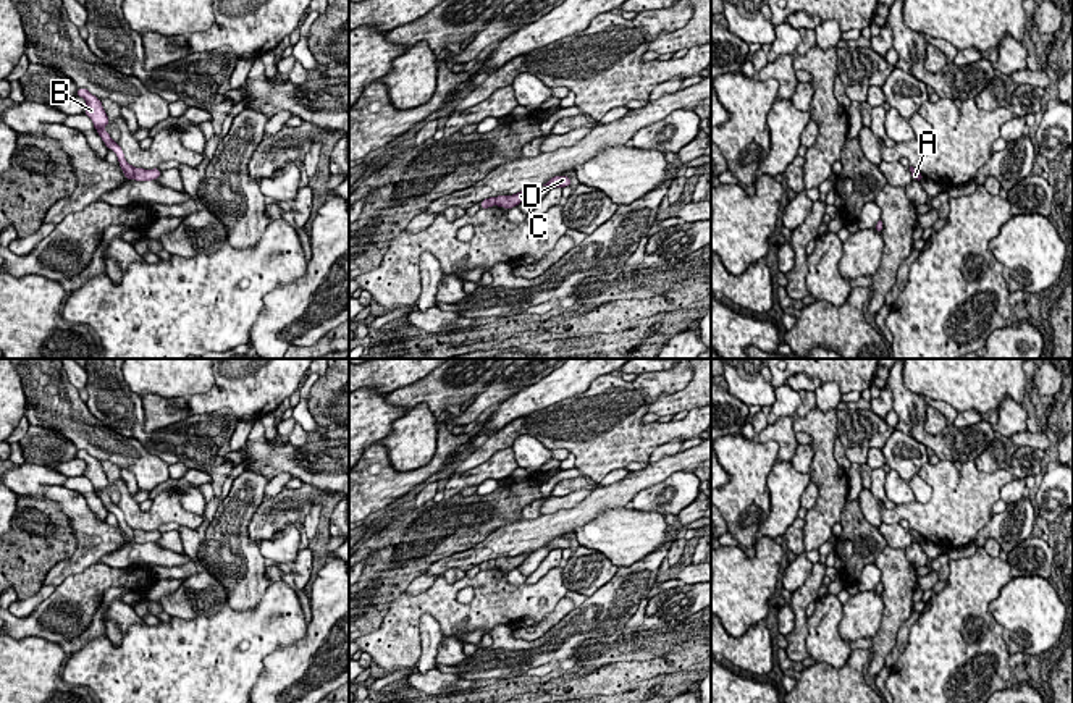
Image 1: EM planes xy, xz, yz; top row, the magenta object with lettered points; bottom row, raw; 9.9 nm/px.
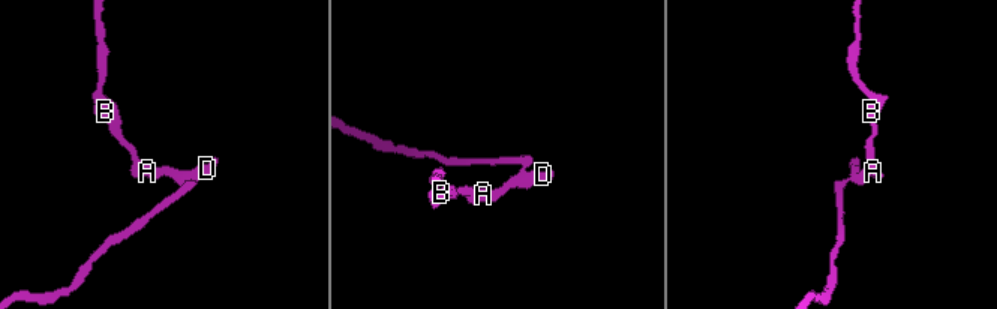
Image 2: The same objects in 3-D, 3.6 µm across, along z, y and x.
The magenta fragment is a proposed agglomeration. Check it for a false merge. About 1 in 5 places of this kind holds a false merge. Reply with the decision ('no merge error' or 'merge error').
merge error

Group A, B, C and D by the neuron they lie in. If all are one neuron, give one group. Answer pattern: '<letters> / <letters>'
A C D / B

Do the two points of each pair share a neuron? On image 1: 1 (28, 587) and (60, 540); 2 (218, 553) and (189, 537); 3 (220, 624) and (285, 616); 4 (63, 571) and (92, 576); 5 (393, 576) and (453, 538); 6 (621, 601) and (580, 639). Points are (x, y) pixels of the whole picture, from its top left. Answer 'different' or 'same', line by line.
1: same
2: different
3: same
4: different
5: same
6: same

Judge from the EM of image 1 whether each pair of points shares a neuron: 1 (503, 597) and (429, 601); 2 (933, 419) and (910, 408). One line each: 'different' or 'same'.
1: same
2: different

